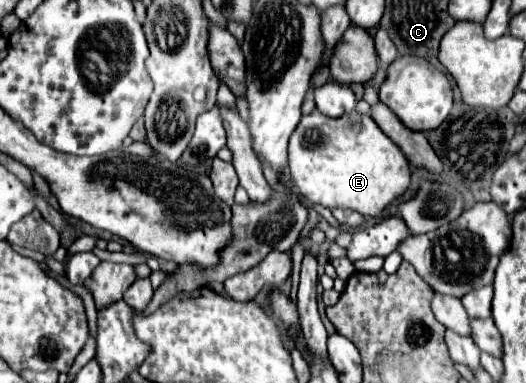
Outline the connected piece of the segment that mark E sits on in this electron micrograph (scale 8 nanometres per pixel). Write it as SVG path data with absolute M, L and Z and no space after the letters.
M314 111L310 115L302 115L294 135L290 137L288 147L288 173L292 185L312 203L320 203L328 209L340 207L340 209L352 209L366 217L376 217L382 213L382 209L402 195L410 185L410 169L404 153L382 133L382 129L376 125L376 121L370 115L360 115L356 111L346 113L338 119L326 117L320 111Z

